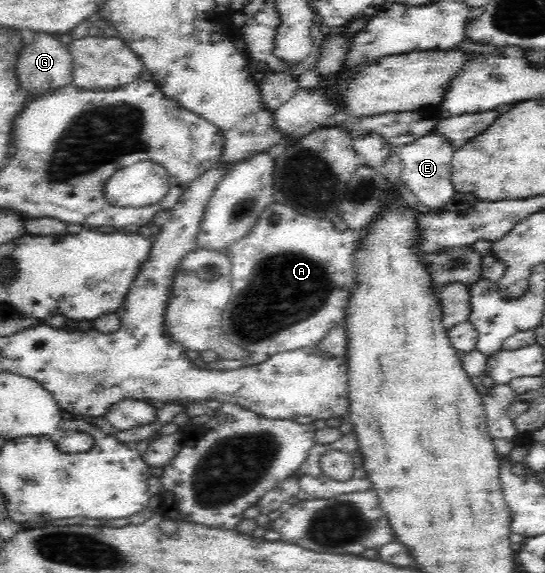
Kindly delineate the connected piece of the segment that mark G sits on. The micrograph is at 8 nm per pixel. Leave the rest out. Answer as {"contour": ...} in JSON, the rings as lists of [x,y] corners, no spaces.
{"contour":[[[45,32],[35,34],[33,42],[23,44],[23,48],[19,52],[17,76],[19,76],[19,82],[21,82],[21,86],[25,86],[26,91],[46,90],[49,92],[59,88],[59,86],[71,84],[72,64],[67,46],[61,40],[57,40],[57,36],[53,36],[53,34],[45,34]]]}

